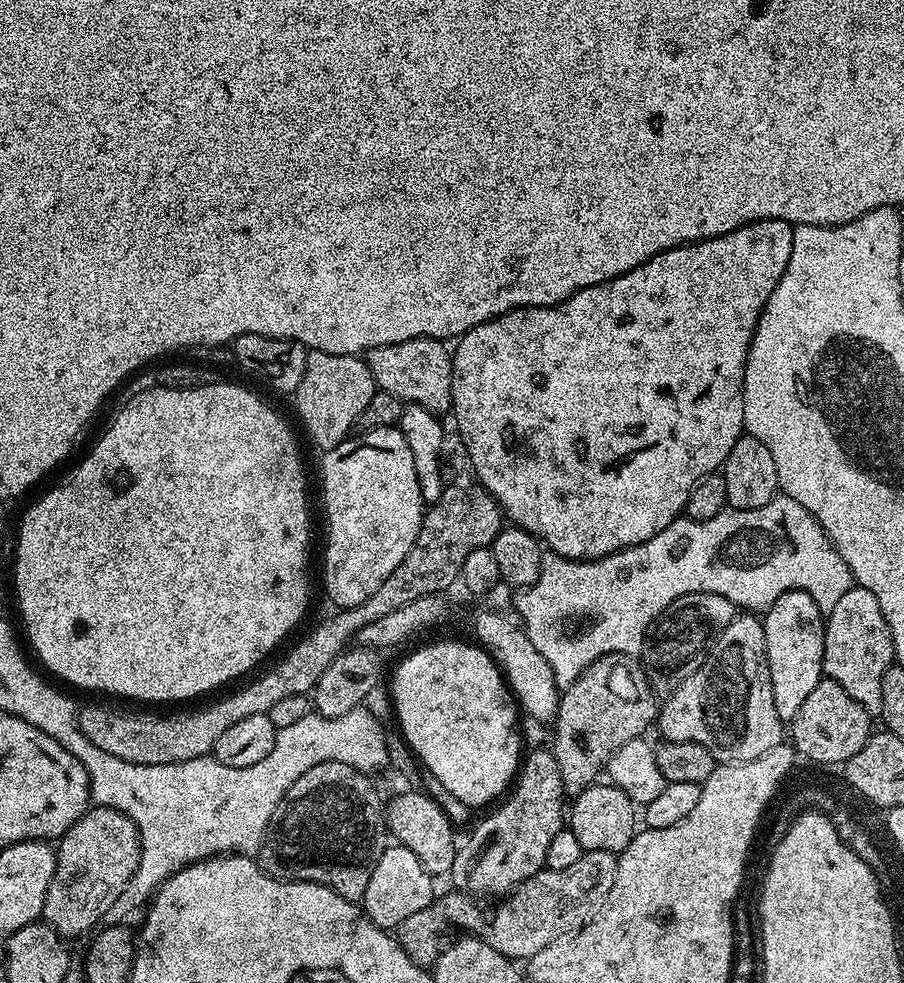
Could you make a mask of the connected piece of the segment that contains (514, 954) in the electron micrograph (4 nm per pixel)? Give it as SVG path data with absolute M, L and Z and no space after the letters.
M606 850L581 851L578 862L566 866L566 870L548 868L537 876L531 876L517 886L515 892L507 897L501 908L493 912L483 912L475 904L471 895L452 890L449 896L437 899L428 908L410 914L398 929L398 944L406 950L413 964L431 966L440 956L442 941L440 935L448 924L457 924L469 933L485 940L498 954L507 956L513 962L526 962L538 950L550 946L560 936L566 936L583 928L594 913L607 900L614 886L614 874L618 874L617 853Z

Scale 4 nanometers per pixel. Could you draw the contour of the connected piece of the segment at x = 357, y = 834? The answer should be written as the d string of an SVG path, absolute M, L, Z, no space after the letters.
M322 762L290 790L278 802L274 814L270 818L268 828L264 831L264 841L260 844L258 863L261 868L277 880L301 880L302 882L314 882L334 890L342 898L353 902L363 901L366 894L366 882L370 882L370 874L376 865L376 857L385 847L386 827L385 813L382 811L382 800L372 789L372 784L367 775L354 766L346 766L342 762Z

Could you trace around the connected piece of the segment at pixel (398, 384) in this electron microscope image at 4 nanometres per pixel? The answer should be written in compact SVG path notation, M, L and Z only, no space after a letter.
M429 336L410 338L406 342L398 342L390 346L370 348L366 353L368 368L376 380L376 387L381 392L394 394L394 398L404 401L405 405L417 404L426 410L444 414L452 406L452 352L443 340L431 340Z

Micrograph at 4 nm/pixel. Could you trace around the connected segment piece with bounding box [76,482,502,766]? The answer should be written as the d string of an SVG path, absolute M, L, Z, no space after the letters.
M478 482L471 483L449 483L444 487L438 502L425 511L418 538L414 546L410 546L410 554L402 558L398 570L394 570L394 574L390 574L390 578L386 578L386 582L382 582L382 586L378 586L378 590L374 590L374 594L370 594L366 602L353 608L337 611L335 613L337 616L322 621L305 640L298 641L285 654L284 660L278 661L269 672L262 673L253 684L248 684L245 688L240 688L237 692L222 697L217 704L212 704L209 708L196 708L193 712L119 712L118 709L107 708L104 704L88 704L85 708L83 705L76 714L76 721L82 734L86 734L86 738L90 738L94 746L98 746L98 750L106 750L106 754L114 754L114 758L122 758L122 762L134 762L142 766L190 762L194 758L209 755L215 743L218 742L218 738L222 737L222 734L236 722L251 715L268 713L270 706L274 706L274 702L280 701L281 698L311 693L316 687L318 678L322 678L326 666L330 666L330 662L334 662L334 658L349 647L350 641L359 634L362 626L370 626L370 622L375 622L376 619L383 618L393 610L406 606L406 602L414 602L414 598L447 593L447 588L461 579L460 571L470 552L489 547L492 539L502 531L500 504Z

